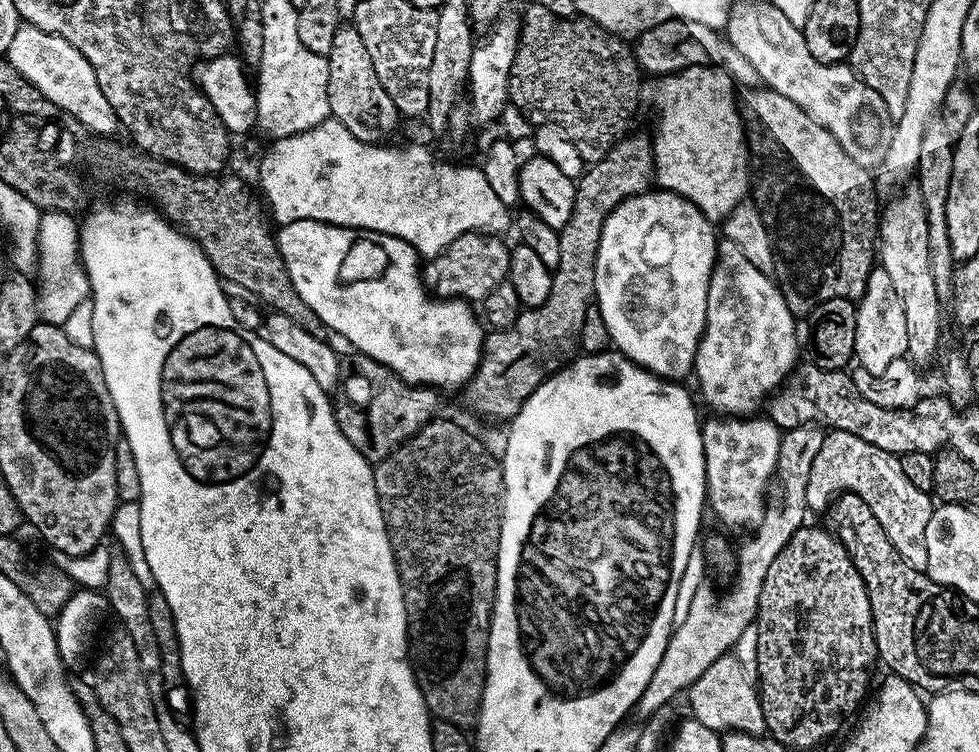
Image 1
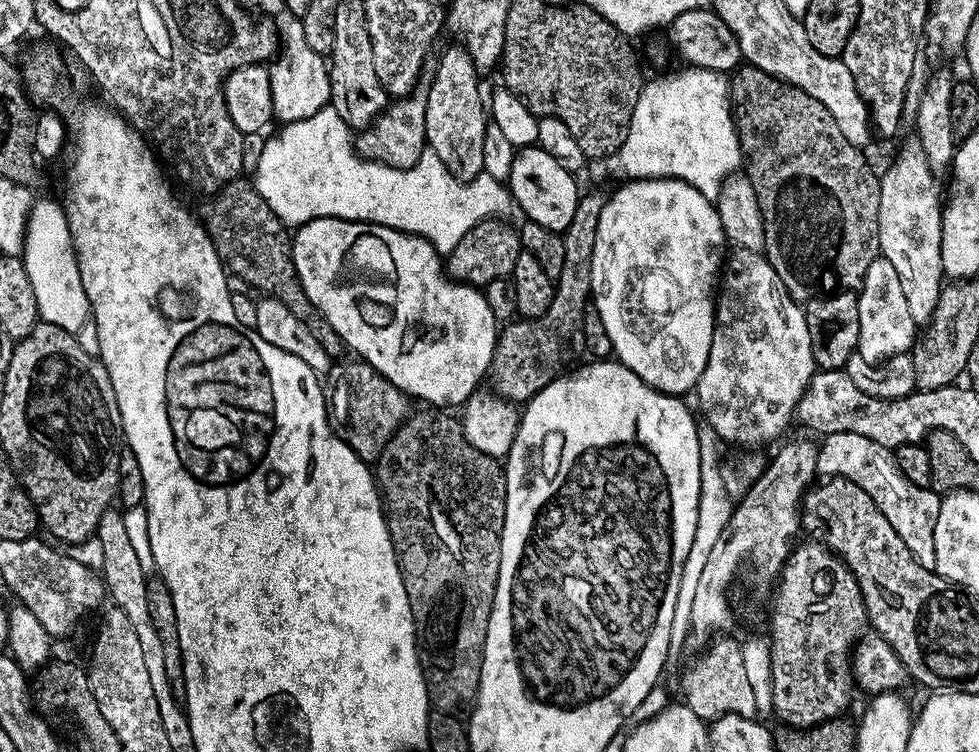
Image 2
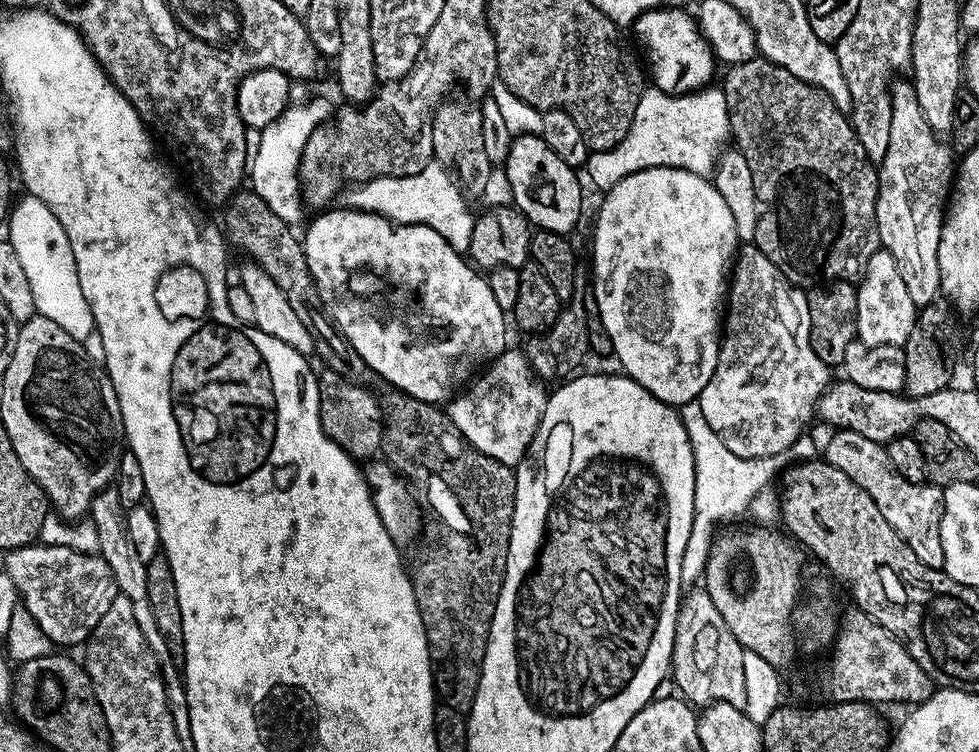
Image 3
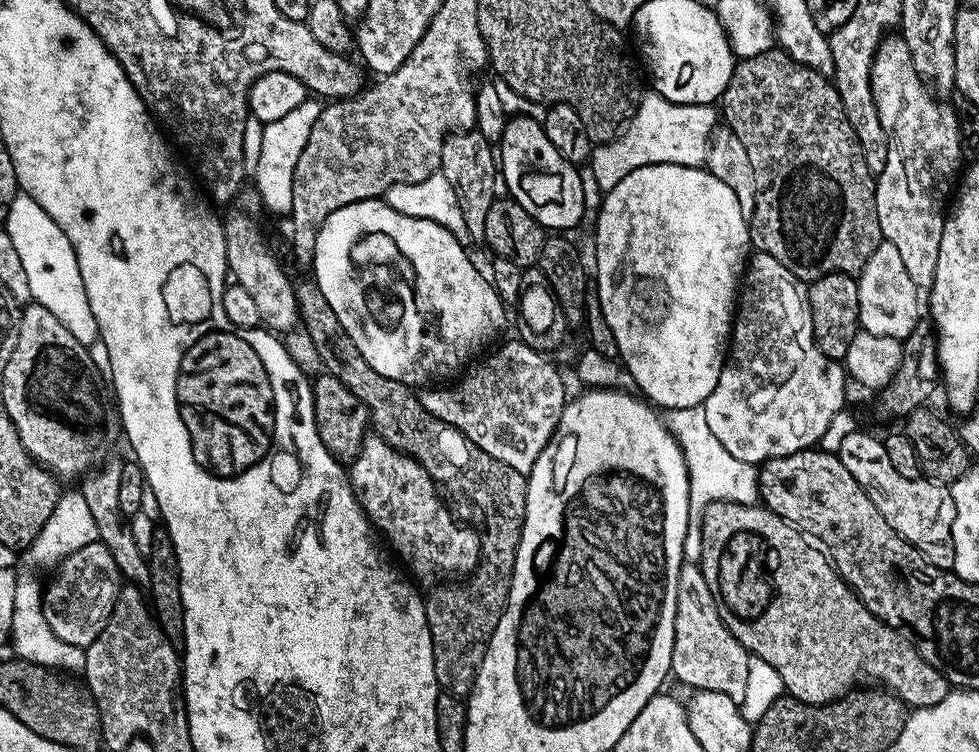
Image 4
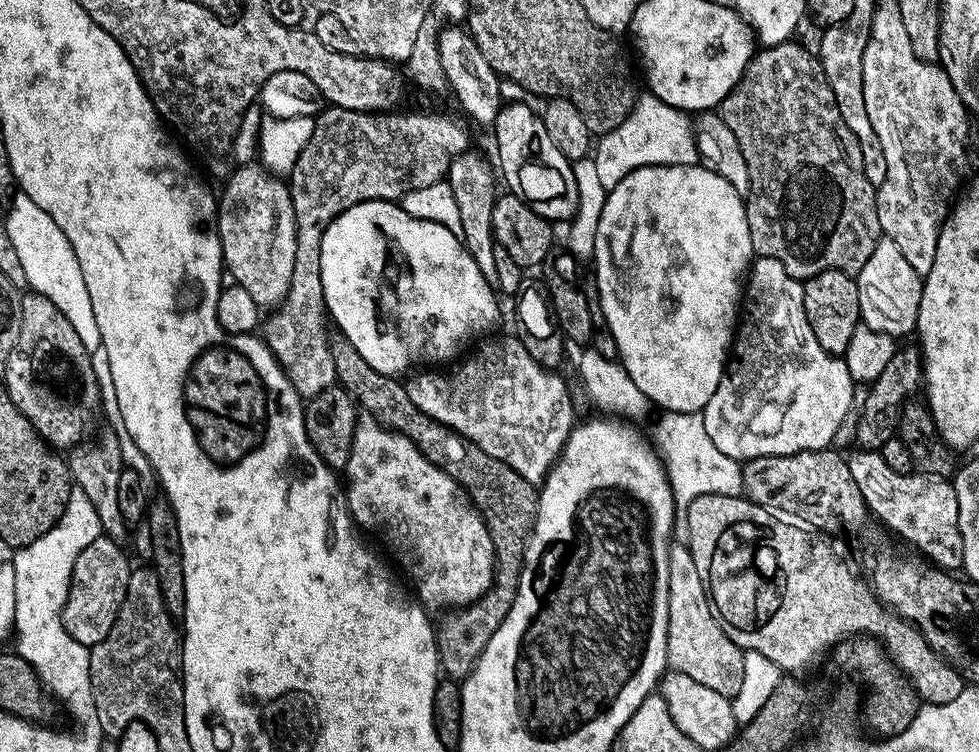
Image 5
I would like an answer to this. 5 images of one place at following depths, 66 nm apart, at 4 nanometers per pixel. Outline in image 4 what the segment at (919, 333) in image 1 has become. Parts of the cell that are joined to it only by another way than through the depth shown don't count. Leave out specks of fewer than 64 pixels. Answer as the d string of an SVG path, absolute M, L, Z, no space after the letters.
M892 35L881 43L872 63L874 106L878 106L878 118L888 135L886 166L876 176L876 209L881 237L897 248L906 266L906 274L910 274L910 282L914 282L918 289L927 290L934 282L934 270L938 266L938 246L942 242L946 209L953 195L952 183L955 180L957 183L962 172L960 119L956 117L956 108L936 100L940 99L937 93L924 83L918 70L914 70L914 62L903 35Z

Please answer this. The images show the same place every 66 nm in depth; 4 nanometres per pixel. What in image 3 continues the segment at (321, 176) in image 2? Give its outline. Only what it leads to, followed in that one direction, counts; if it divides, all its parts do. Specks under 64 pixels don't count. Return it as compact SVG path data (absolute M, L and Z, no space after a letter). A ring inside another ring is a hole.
M316 96L305 104L295 104L285 108L273 124L260 129L258 155L250 166L251 191L257 192L262 202L266 202L266 206L270 206L270 210L282 218L282 222L293 226L299 225L306 211L300 190L300 156L312 131L331 121L334 116L334 107L324 96ZM437 162L427 164L418 174L379 176L349 188L352 189L348 192L347 207L362 212L376 212L394 224L430 226L430 230L438 230L438 234L442 234L442 238L446 238L446 242L450 242L456 252L467 253L474 212L468 209L469 201L451 180L450 174Z

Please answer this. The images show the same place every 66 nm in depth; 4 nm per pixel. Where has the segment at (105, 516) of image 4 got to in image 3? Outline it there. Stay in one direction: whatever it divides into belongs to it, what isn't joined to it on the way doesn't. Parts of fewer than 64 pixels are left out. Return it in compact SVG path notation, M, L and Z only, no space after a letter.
M109 486L103 488L92 503L90 513L90 523L98 534L98 542L95 547L98 554L110 566L110 574L114 574L114 582L119 595L130 598L130 607L134 610L134 619L138 621L138 626L142 629L142 638L150 646L150 650L156 655L156 659L164 662L168 660L166 639L158 630L158 625L154 620L154 613L150 608L150 601L146 592L146 563L142 560L134 548L134 542L131 541L130 530L128 529L128 512L122 506L118 498L115 487Z

